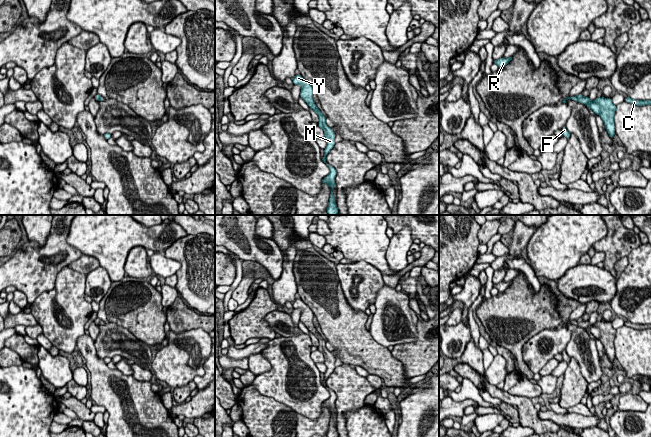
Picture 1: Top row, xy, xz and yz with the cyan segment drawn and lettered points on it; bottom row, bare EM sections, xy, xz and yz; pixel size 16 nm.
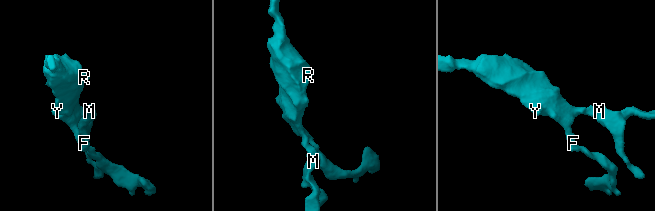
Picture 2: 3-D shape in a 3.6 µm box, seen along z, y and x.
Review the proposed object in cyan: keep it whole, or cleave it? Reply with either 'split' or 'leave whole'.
leave whole

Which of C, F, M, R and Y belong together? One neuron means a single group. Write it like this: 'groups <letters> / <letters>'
groups C F M R Y

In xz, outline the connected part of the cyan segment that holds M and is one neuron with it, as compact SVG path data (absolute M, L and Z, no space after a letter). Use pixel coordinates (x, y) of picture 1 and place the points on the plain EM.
M301 298L296 299L296 300L292 303L292 305L293 305L293 308L294 308L294 309L301 309L301 310L302 310L302 313L301 313L301 316L300 316L300 322L302 322L302 323L307 327L307 329L318 339L318 341L319 341L318 350L319 350L320 352L322 352L323 355L324 355L324 359L325 359L324 364L326 365L327 370L326 370L326 372L324 373L324 381L323 381L322 384L323 384L324 387L326 387L326 388L328 389L328 391L329 391L329 393L330 393L330 397L329 397L326 401L323 402L322 407L323 407L323 408L327 408L327 409L331 412L329 427L328 427L328 431L327 431L326 436L327 436L327 437L338 437L337 428L336 428L336 426L335 426L335 421L334 421L333 416L332 416L332 413L336 411L335 401L336 401L337 395L336 395L336 393L335 393L333 390L329 389L329 388L326 386L326 380L327 380L327 378L330 376L330 374L334 371L334 369L335 369L335 367L336 367L336 366L335 366L335 360L336 360L336 358L333 356L332 352L330 352L330 351L328 351L328 350L326 349L326 341L325 341L325 339L319 334L319 332L318 332L318 331L316 330L316 328L315 328L315 326L314 326L314 324L313 324L314 313L312 312L312 310L301 300Z

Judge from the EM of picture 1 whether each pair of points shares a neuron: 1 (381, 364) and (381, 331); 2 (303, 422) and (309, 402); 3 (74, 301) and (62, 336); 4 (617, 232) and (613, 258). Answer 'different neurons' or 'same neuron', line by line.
1: different neurons
2: different neurons
3: same neuron
4: same neuron

